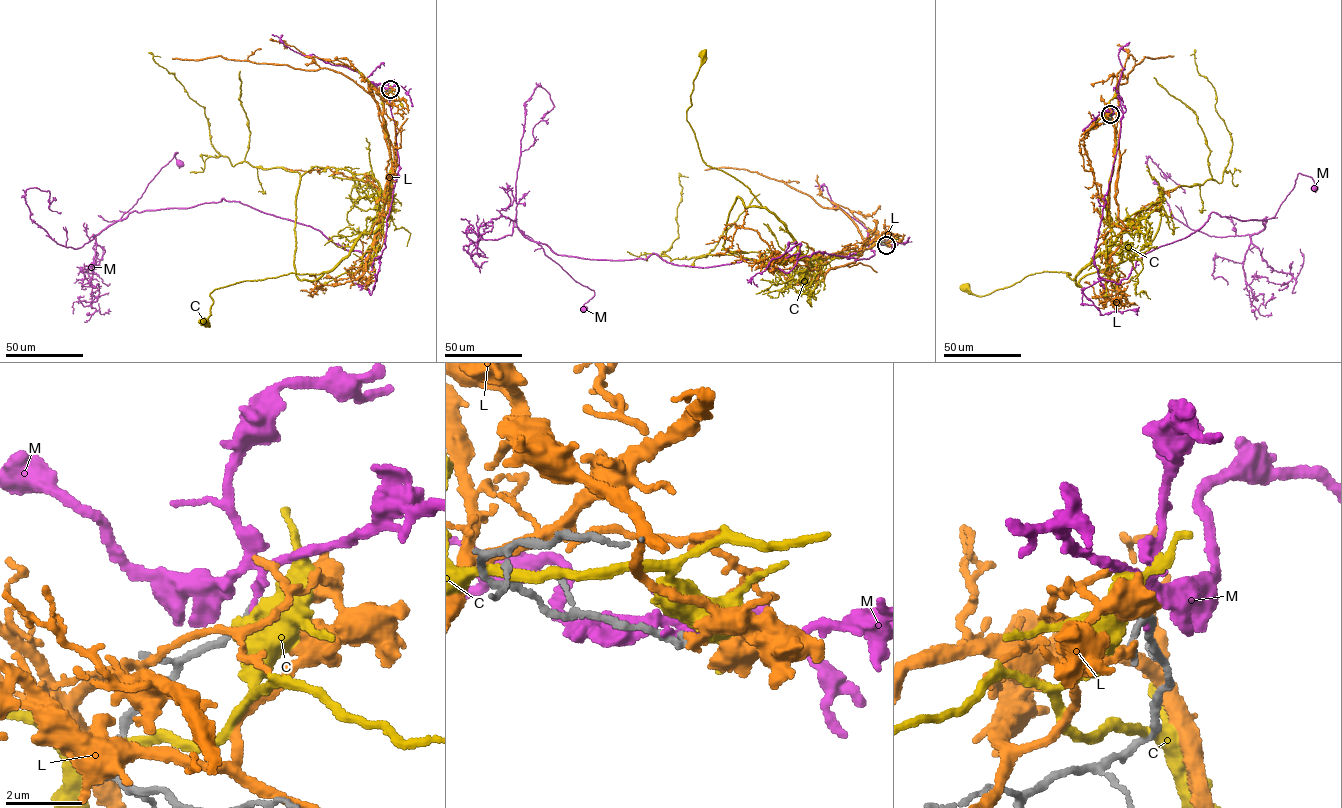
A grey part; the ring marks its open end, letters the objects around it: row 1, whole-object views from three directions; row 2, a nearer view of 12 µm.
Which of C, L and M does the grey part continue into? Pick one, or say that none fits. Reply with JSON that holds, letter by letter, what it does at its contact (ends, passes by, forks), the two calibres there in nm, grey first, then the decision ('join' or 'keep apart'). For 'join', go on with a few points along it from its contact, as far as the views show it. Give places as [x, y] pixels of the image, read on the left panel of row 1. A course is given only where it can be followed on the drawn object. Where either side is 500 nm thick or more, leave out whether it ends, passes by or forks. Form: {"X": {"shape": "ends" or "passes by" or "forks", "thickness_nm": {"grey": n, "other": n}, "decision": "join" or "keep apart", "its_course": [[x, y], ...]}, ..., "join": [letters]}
{"C": {"thickness_nm": {"grey": 240, "other": 700}, "decision": "keep apart"}, "L": {"shape": "ends", "thickness_nm": {"grey": 140, "other": 240}, "decision": "keep apart"}, "M": {"shape": "ends", "thickness_nm": {"grey": 180, "other": 220}, "decision": "keep apart"}, "join": []}

